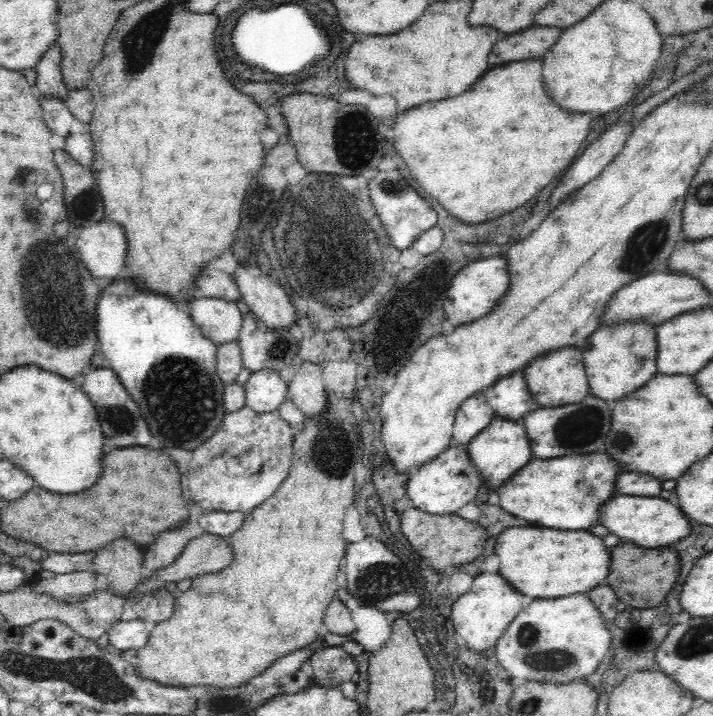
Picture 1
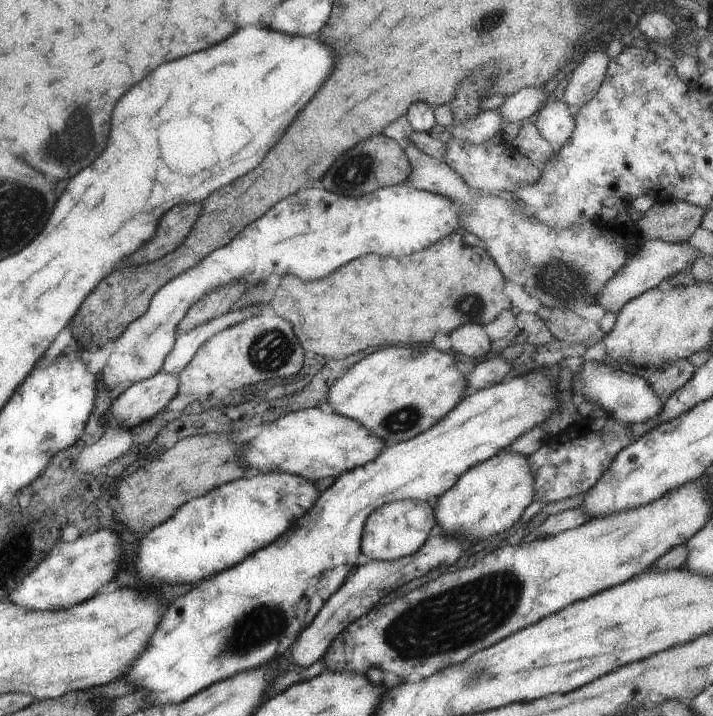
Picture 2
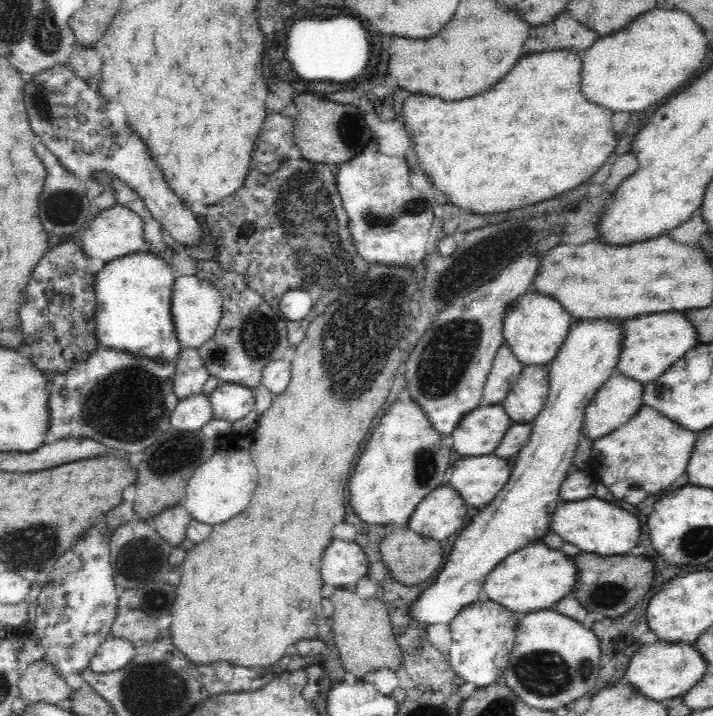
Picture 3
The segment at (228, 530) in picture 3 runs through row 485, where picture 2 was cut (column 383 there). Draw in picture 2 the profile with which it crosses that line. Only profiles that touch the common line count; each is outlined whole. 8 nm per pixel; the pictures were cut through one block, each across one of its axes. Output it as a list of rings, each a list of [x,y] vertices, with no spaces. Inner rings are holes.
[[[449,233],[421,252],[401,258],[383,258],[373,253],[358,256],[317,280],[299,280],[283,275],[267,306],[273,314],[284,318],[292,326],[301,348],[321,354],[325,360],[342,359],[365,348],[395,346],[395,344],[429,344],[435,332],[449,334],[463,324],[484,326],[497,318],[497,312],[513,310],[503,294],[504,276],[485,249],[466,245],[461,234]]]

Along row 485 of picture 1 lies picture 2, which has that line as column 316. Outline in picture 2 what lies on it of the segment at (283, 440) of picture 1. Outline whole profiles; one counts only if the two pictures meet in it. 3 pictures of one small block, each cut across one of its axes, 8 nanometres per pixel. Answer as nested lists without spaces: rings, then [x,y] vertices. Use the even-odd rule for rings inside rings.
[[[407,183],[383,186],[359,198],[345,198],[345,196],[337,196],[325,190],[317,192],[313,188],[299,190],[291,196],[286,196],[281,202],[276,202],[268,211],[265,211],[263,216],[247,224],[225,246],[213,250],[203,260],[199,260],[193,268],[182,272],[159,288],[150,298],[147,310],[133,322],[129,322],[125,330],[115,339],[114,347],[103,369],[99,372],[98,379],[103,382],[105,388],[111,390],[123,382],[137,382],[153,376],[160,370],[165,356],[173,348],[177,337],[175,329],[181,316],[189,310],[193,302],[213,292],[215,288],[221,288],[235,280],[243,280],[246,286],[259,284],[259,282],[265,282],[271,274],[277,274],[280,277],[289,274],[289,276],[297,276],[299,280],[309,282],[309,280],[325,278],[327,274],[331,274],[342,264],[367,253],[377,256],[413,254],[441,240],[443,236],[453,233],[459,227],[457,212],[459,212],[459,206],[447,200],[445,196],[439,196],[427,190],[417,190]]]

